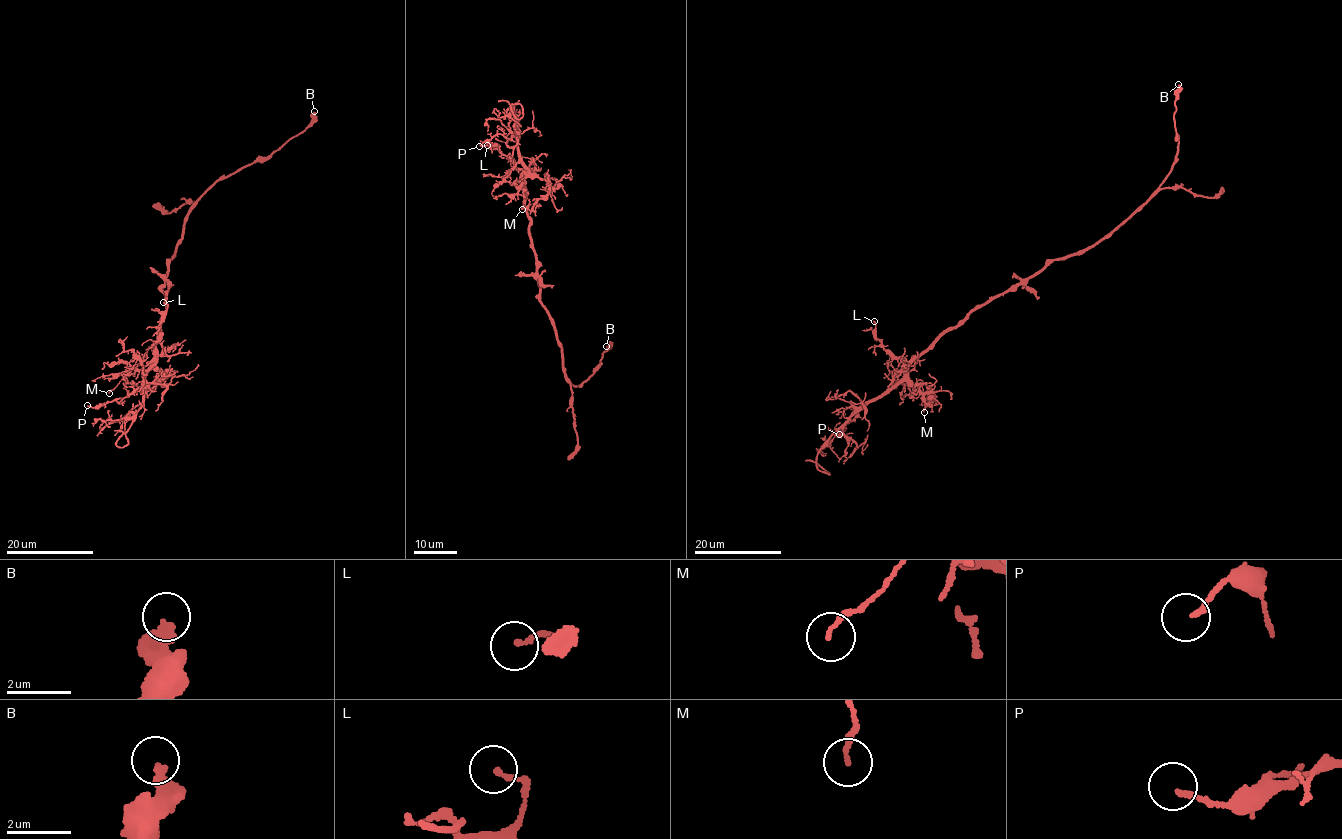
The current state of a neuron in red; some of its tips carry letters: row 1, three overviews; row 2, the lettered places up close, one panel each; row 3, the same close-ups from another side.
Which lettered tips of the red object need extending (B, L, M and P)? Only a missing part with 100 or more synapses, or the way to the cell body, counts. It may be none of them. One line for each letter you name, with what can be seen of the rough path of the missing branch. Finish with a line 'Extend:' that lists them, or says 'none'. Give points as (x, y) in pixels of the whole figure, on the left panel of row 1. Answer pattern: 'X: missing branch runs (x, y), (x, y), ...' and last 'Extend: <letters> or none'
Extend: none

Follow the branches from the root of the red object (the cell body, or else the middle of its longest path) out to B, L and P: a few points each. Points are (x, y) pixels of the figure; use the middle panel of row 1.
B: (537, 265), (541, 301), (552, 320), (565, 373), (572, 384), (582, 384), (597, 370), (609, 346), (606, 346)
L: (537, 265), (524, 202), (526, 196), (522, 177), (527, 168), (516, 167), (494, 144), (487, 145)
P: (537, 265), (524, 202), (526, 196), (522, 177), (528, 174), (522, 165), (516, 138), (495, 134), (479, 146)

